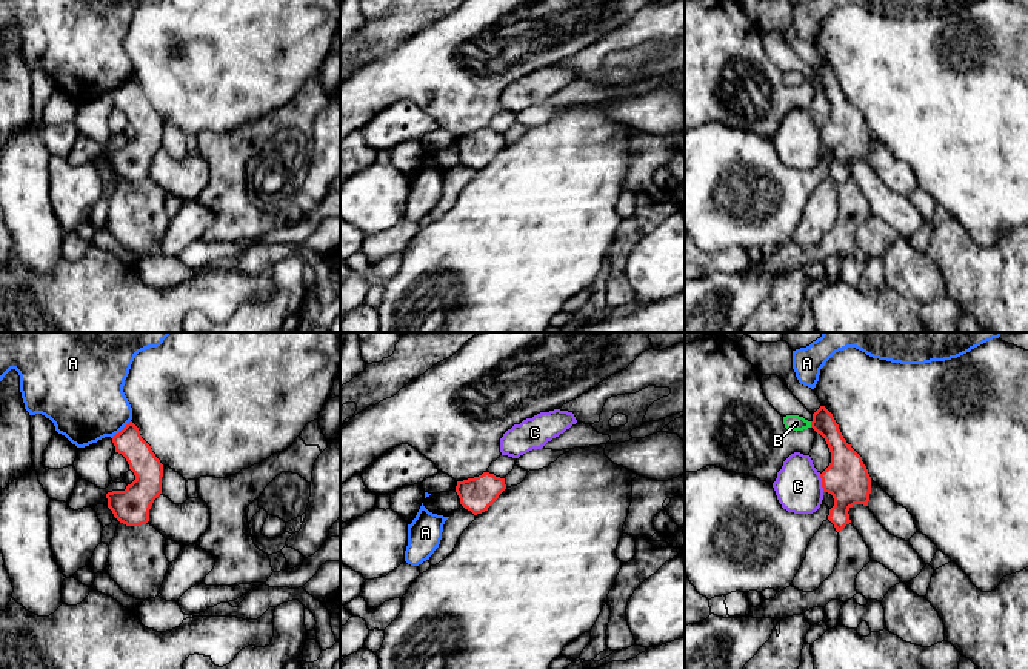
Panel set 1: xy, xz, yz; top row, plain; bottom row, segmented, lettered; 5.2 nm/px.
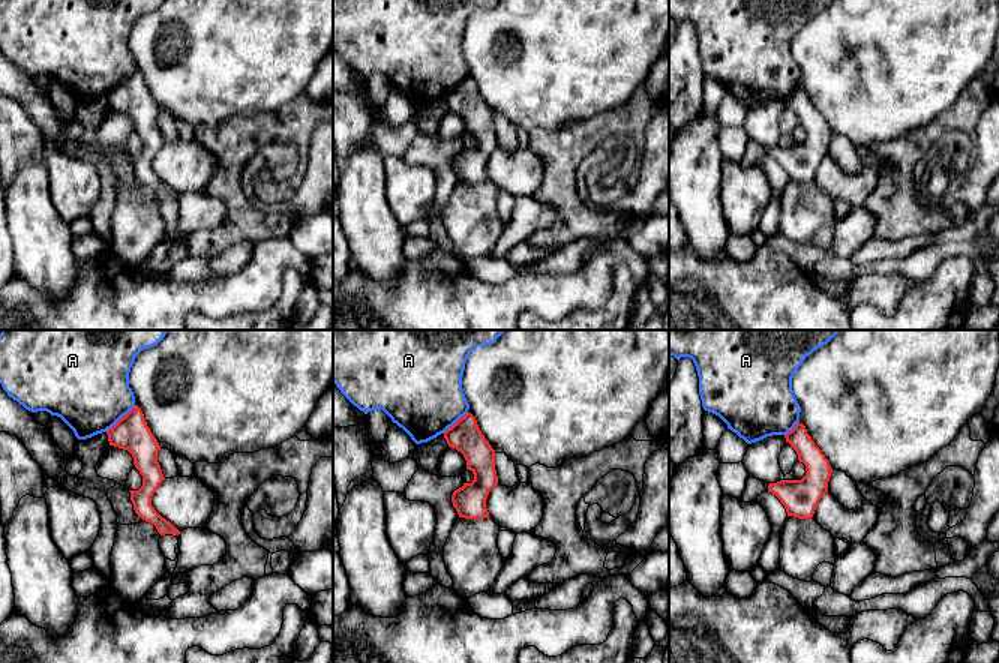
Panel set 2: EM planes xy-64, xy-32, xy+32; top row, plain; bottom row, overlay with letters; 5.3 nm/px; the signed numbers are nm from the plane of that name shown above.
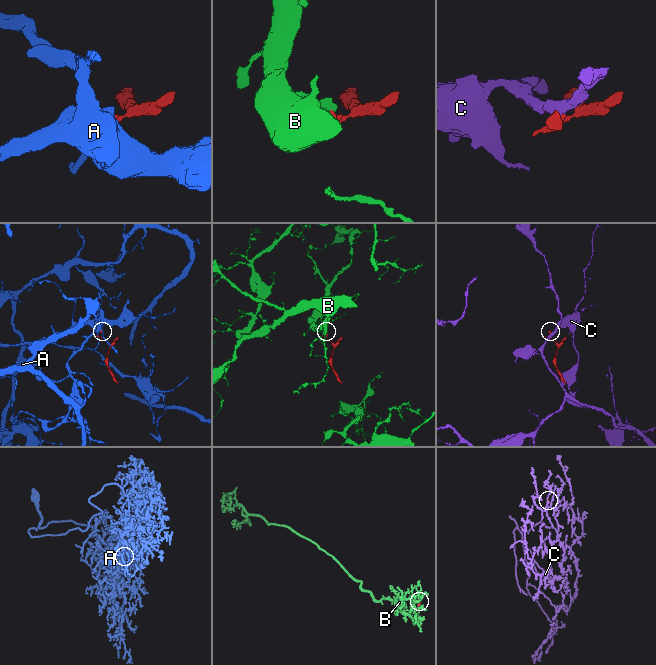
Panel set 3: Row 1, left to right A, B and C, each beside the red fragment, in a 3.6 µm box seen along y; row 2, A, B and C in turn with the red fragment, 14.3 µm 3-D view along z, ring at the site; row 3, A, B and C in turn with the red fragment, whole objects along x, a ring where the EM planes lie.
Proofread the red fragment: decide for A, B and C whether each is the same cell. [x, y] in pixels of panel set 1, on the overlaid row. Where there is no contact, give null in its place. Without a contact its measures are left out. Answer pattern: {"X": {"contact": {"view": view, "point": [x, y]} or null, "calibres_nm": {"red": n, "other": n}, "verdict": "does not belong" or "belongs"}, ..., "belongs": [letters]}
{"A": {"contact": {"view": "xy", "point": [122, 429]}, "calibres_nm": {"red": 150, "other": 420}, "verdict": "does not belong"}, "B": {"contact": {"view": "yz", "point": [811, 425]}, "calibres_nm": {"red": 140, "other": 80}, "verdict": "does not belong"}, "C": {"contact": {"view": "yz", "point": [822, 483]}, "calibres_nm": {"red": 240, "other": 240}, "verdict": "does not belong"}, "belongs": []}

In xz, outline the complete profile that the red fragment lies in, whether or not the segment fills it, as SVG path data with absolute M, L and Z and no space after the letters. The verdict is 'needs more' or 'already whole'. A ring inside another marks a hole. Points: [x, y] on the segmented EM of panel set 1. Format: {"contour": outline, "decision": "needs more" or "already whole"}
{"contour": "M483 472L479 477L457 481L456 492L460 504L474 515L488 511L499 495L506 489L505 478Z", "decision": "already whole"}

